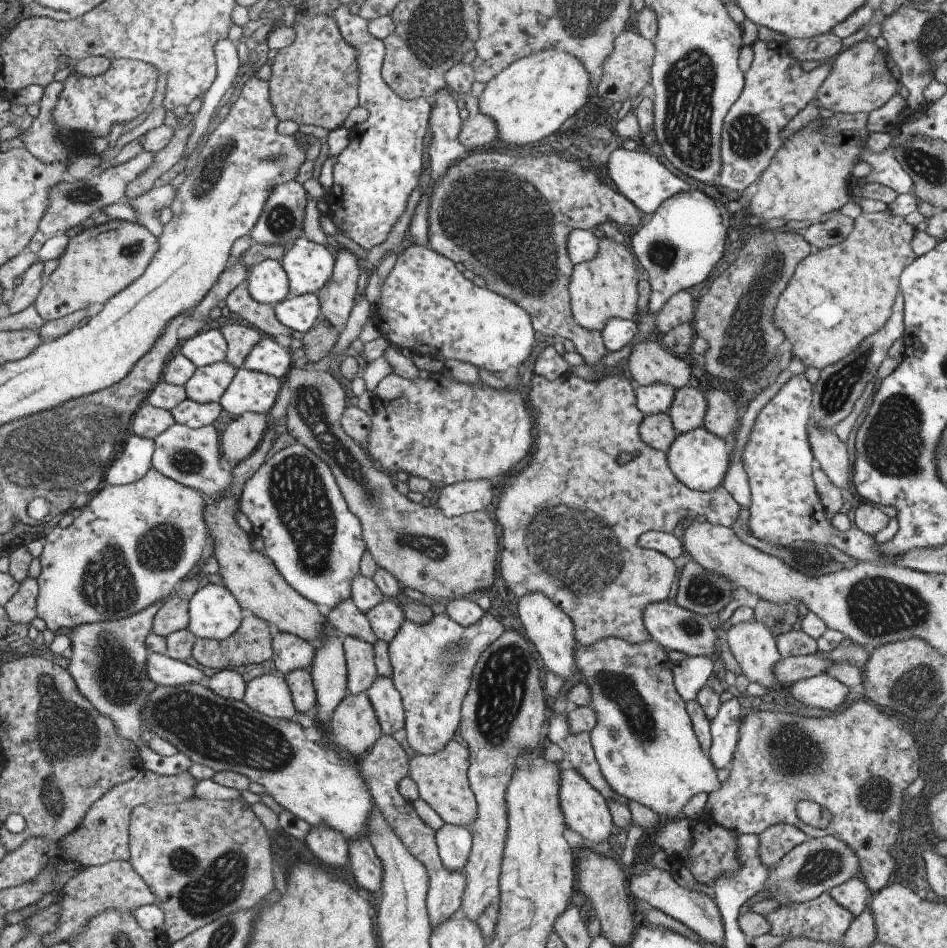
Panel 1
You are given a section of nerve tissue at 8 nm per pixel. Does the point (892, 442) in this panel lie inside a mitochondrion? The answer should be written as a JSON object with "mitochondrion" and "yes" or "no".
{"mitochondrion":"yes"}

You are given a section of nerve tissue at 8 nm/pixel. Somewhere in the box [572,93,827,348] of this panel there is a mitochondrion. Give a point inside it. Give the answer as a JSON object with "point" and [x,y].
{"point":[748,136]}

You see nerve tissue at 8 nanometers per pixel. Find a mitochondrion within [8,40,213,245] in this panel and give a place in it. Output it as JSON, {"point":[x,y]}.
{"point":[83,194]}

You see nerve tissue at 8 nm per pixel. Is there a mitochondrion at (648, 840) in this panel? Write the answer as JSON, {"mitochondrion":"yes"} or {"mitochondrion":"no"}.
{"mitochondrion":"no"}

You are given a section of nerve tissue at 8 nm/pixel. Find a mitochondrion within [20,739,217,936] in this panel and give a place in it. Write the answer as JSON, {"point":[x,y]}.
{"point":[54,802]}

